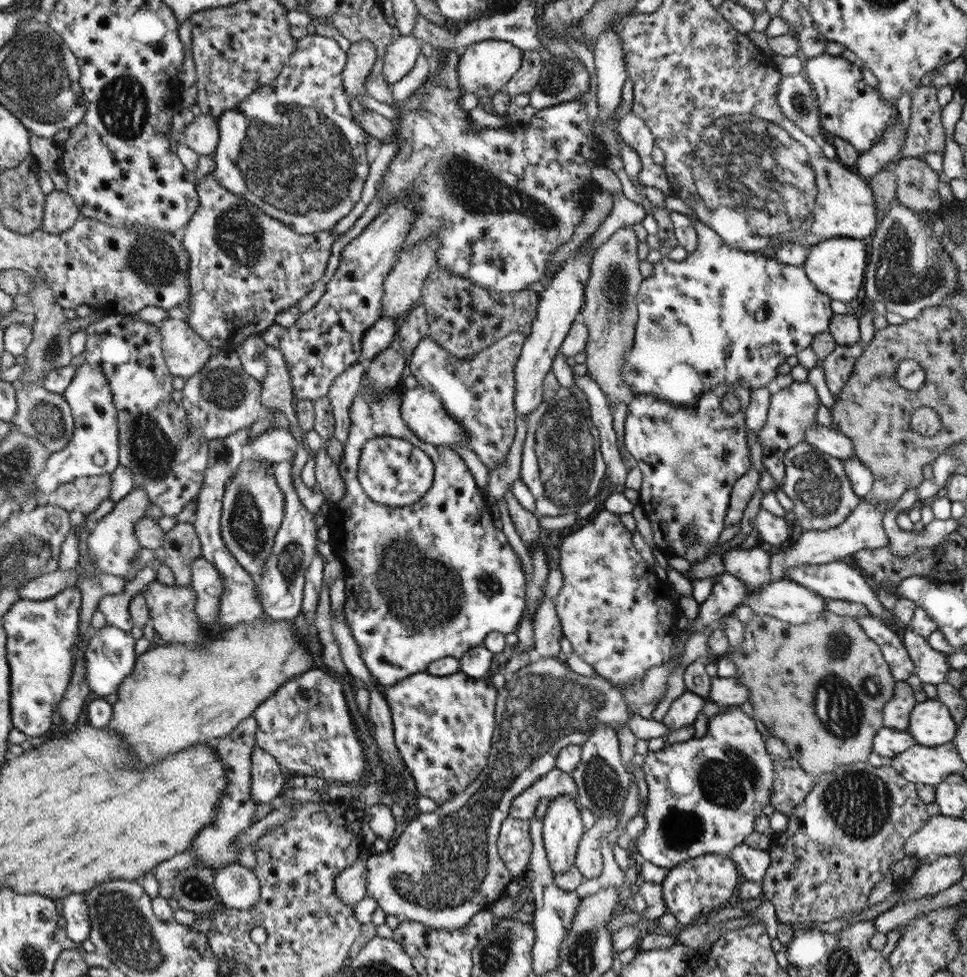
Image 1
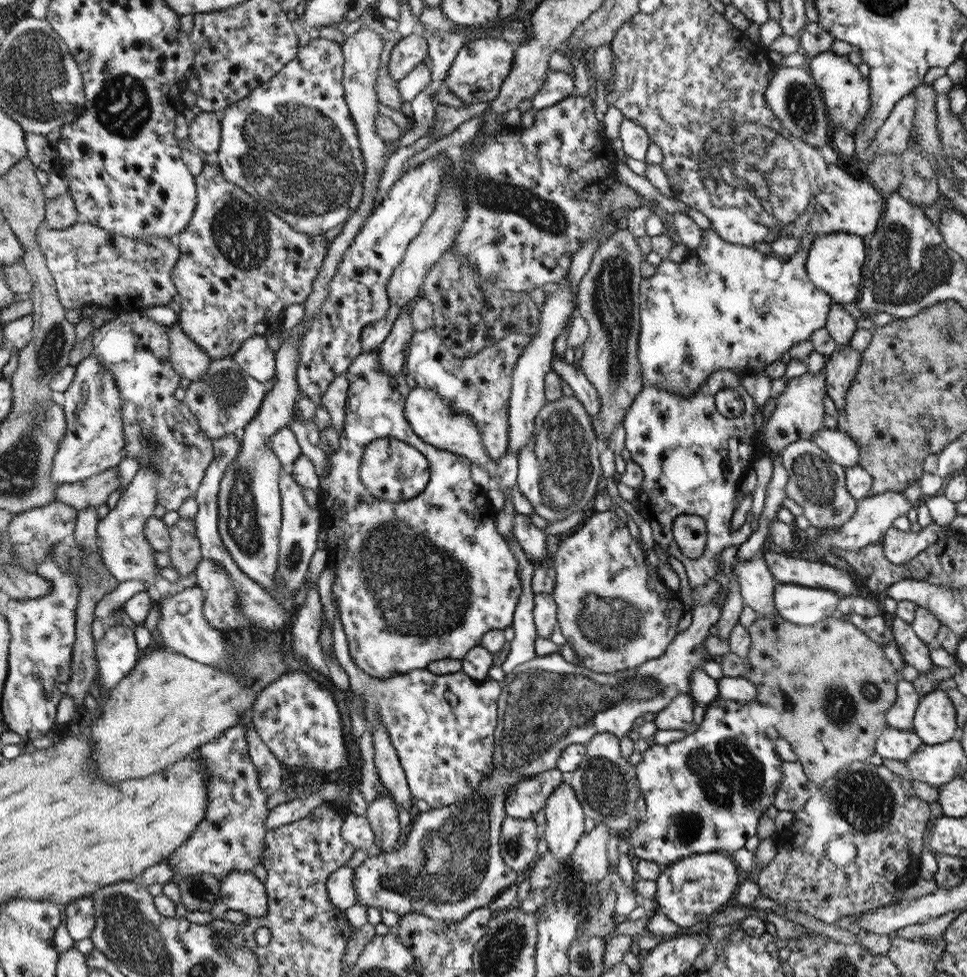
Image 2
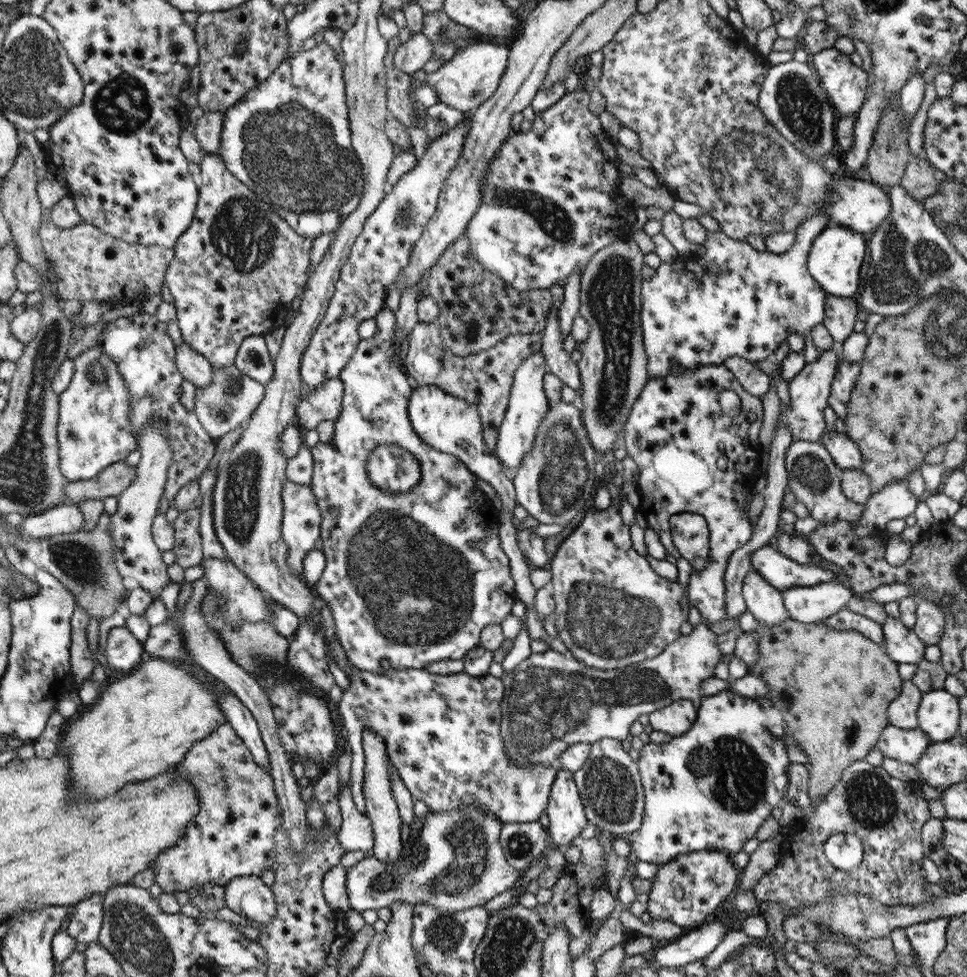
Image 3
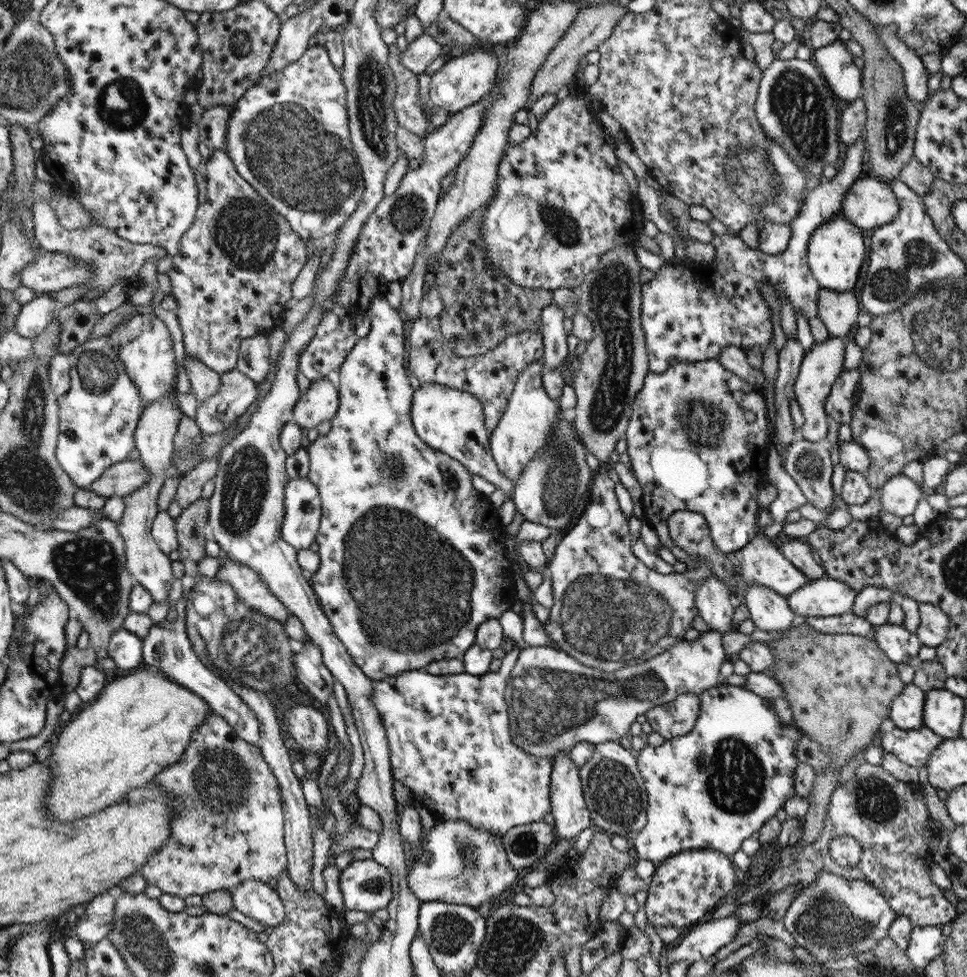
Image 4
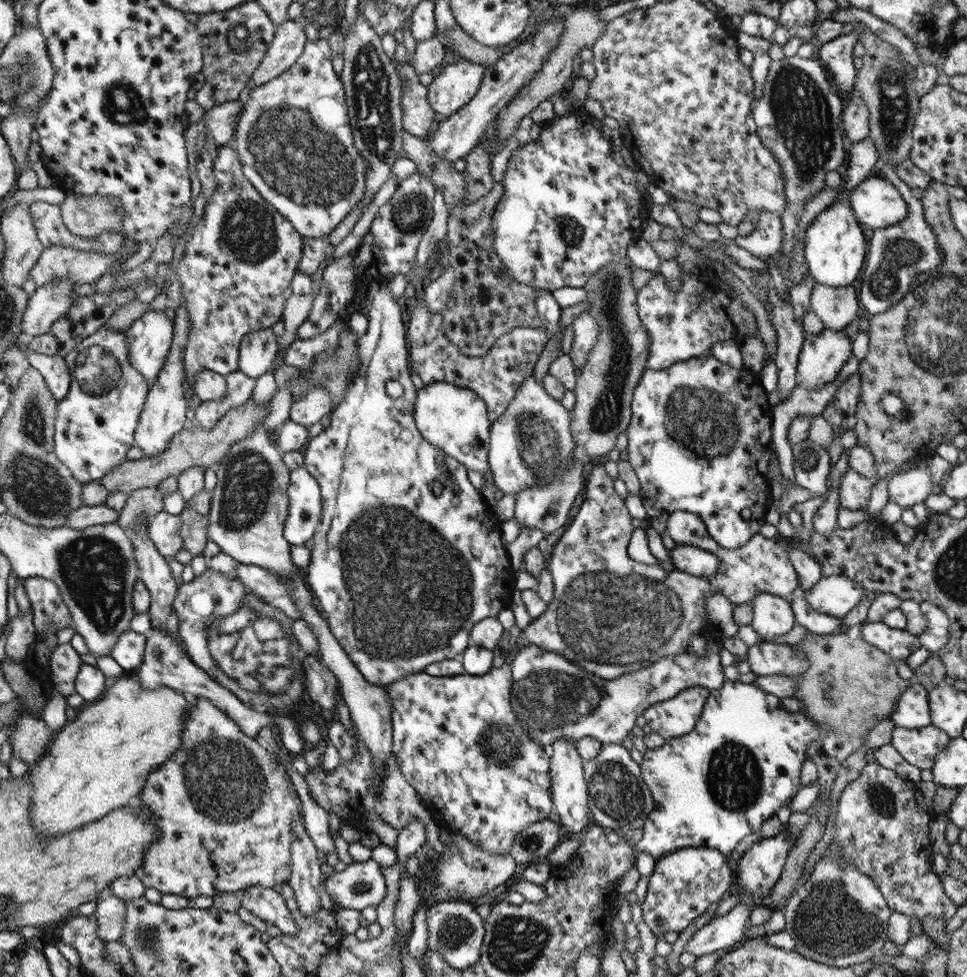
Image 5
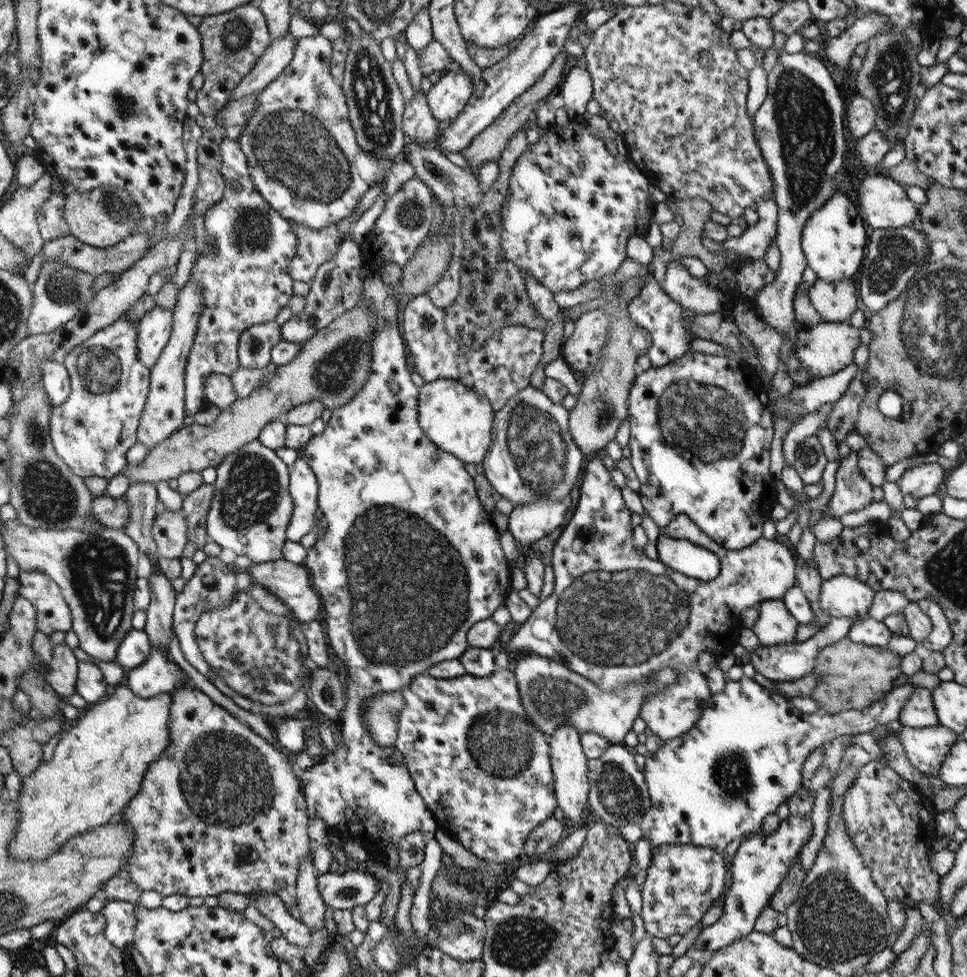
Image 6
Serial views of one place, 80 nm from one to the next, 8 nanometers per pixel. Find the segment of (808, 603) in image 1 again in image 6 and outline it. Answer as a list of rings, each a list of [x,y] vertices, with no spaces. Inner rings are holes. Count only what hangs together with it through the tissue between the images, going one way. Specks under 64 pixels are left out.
[[[836,575],[823,579],[819,597],[822,610],[832,618],[853,618],[868,614],[875,593],[856,577]]]

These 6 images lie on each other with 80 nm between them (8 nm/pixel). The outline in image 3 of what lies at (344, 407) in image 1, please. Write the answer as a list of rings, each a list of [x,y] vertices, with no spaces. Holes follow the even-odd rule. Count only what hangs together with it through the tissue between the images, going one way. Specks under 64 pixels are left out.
[[[340,378],[330,379],[322,387],[313,388],[298,407],[297,424],[305,430],[314,430],[322,420],[336,420],[341,411],[344,385]]]

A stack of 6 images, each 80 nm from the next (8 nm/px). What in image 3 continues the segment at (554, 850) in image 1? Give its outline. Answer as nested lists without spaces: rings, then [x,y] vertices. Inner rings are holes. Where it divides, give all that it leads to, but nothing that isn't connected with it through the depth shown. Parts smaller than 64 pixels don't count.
[[[560,770],[552,784],[546,813],[549,818],[548,834],[550,845],[560,845],[559,850],[569,850],[567,847],[589,822],[578,794],[572,772]]]

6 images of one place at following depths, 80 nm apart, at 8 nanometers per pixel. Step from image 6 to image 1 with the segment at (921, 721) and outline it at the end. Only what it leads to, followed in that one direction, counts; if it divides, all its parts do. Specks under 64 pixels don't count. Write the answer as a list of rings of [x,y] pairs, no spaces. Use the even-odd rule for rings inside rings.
[[[898,681],[895,684],[892,700],[889,700],[883,708],[883,726],[894,728],[898,731],[907,731],[911,712],[917,703],[910,684],[906,681]]]

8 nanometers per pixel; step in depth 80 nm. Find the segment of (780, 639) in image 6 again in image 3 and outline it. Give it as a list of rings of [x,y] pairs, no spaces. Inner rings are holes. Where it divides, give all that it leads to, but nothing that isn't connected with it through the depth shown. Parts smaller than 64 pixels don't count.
[[[753,568],[749,570],[749,573],[744,577],[743,581],[743,599],[745,600],[745,605],[747,606],[747,610],[755,616],[759,624],[772,626],[774,624],[786,622],[789,618],[789,612],[784,606],[781,591],[774,588],[766,578]]]

